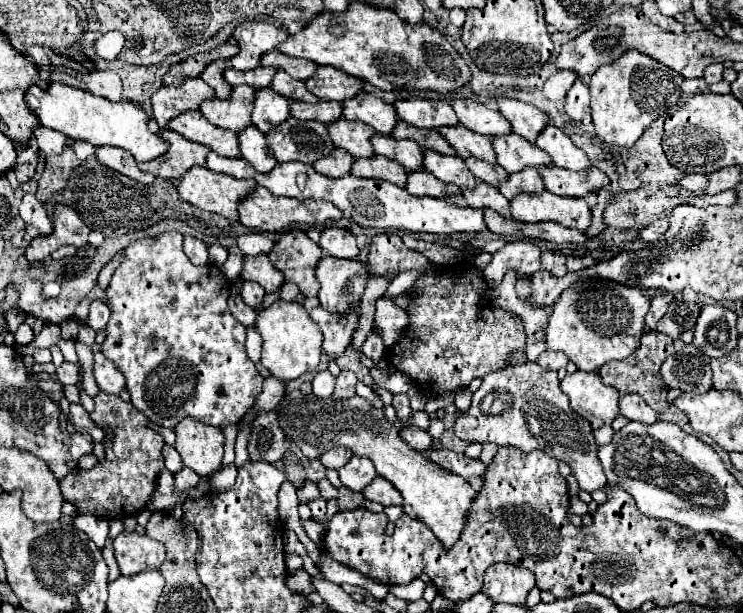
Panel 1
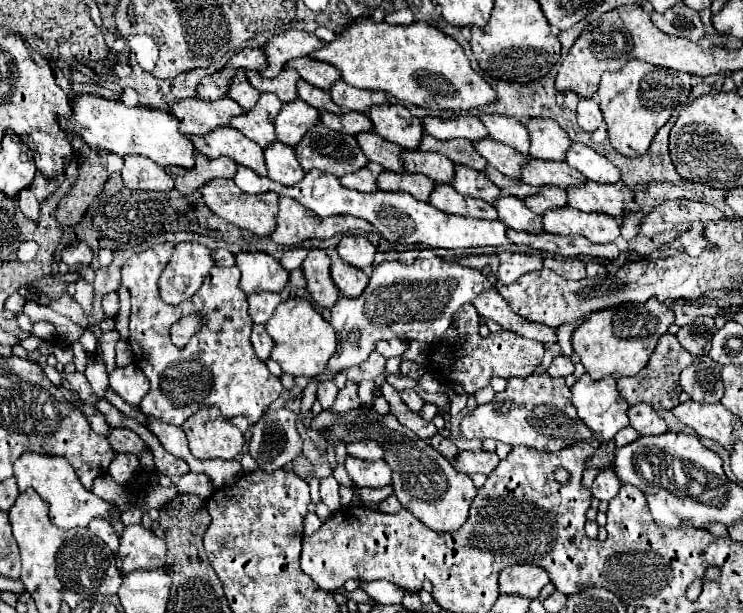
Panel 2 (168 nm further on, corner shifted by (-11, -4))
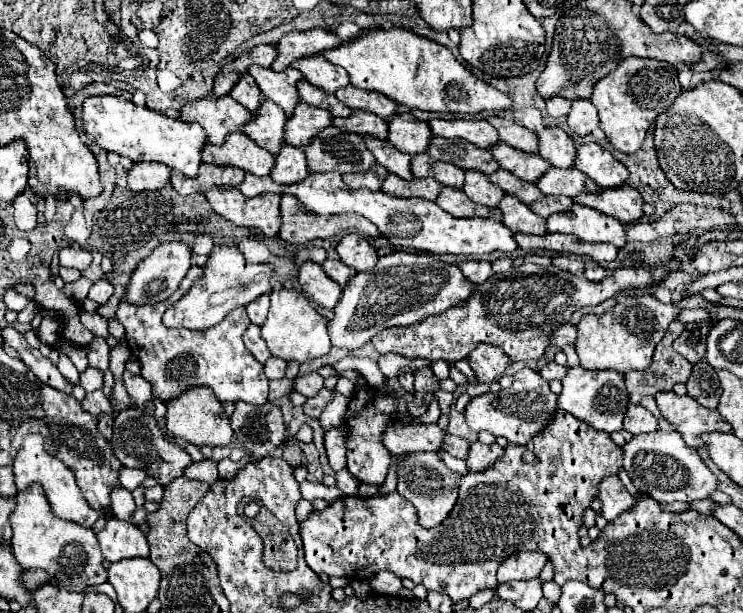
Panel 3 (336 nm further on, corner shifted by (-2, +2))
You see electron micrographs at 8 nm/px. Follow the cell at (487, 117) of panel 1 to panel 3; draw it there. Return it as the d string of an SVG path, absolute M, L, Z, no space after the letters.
M490 115L490 117L486 117L486 121L498 131L500 141L512 145L514 149L520 149L520 151L526 151L526 153L536 153L536 145L538 145L536 133L528 131L526 127L522 127L514 121L498 117L498 115Z

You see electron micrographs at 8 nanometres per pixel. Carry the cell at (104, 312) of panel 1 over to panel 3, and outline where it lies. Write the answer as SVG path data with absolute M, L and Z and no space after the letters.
M96 281L94 285L92 285L92 289L90 289L90 293L88 293L88 299L92 299L92 301L96 301L96 303L106 303L110 297L112 297L112 293L114 293L114 289L112 289L112 283L110 281Z

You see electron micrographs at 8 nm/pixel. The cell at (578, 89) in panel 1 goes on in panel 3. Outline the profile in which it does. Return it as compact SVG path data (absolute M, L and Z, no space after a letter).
M574 99L568 113L568 127L576 135L588 135L598 127L596 107L588 99Z

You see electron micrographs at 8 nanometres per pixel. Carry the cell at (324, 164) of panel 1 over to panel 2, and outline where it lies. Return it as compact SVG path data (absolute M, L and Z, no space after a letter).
M369 163L367 167L363 167L357 173L349 173L341 177L341 183L349 189L355 191L363 191L363 193L375 193L377 191L377 177L383 173L385 169L379 167L377 163Z

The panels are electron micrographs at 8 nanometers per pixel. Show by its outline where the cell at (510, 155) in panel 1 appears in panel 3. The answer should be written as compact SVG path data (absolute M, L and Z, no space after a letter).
M550 167L536 183L536 187L544 195L566 195L566 197L576 197L578 193L598 193L600 187L594 185L586 173L578 171L576 167L572 169L560 169L560 167Z

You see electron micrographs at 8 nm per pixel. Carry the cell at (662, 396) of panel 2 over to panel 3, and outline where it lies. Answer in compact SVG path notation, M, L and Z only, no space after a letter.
M672 321L654 351L650 367L624 375L630 403L638 405L646 395L656 395L658 391L672 391L674 383L688 381L692 365L672 349L672 341L682 333L682 329L682 323Z

